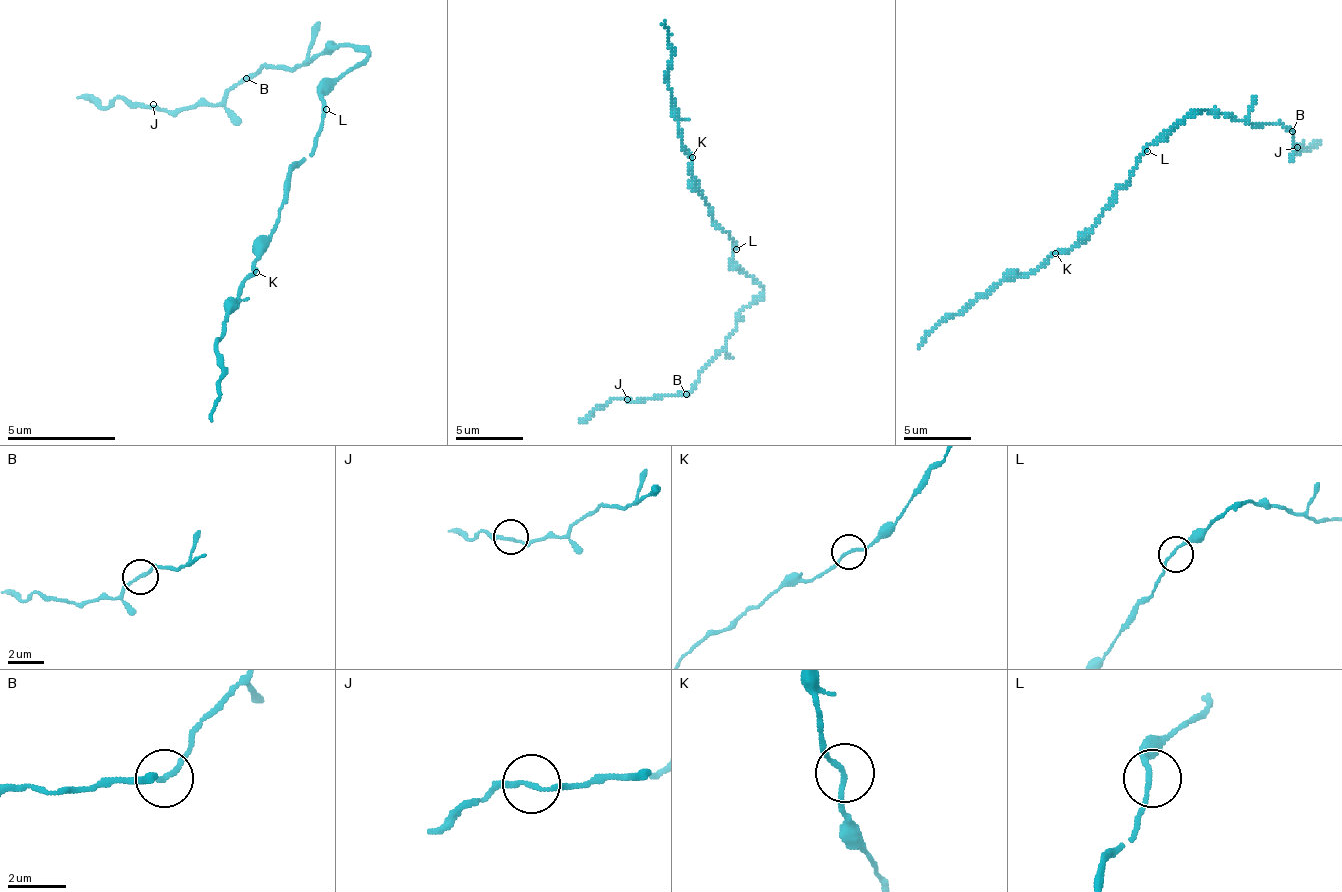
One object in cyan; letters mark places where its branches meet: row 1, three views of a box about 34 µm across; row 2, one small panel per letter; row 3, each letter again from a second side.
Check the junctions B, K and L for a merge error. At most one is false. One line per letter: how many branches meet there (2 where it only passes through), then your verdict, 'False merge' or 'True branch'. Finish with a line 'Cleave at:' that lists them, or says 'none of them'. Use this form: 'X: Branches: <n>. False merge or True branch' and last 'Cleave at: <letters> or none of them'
B: Branches: 2. True branch
K: Branches: 2. True branch
L: Branches: 2. True branch
Cleave at: none of them

